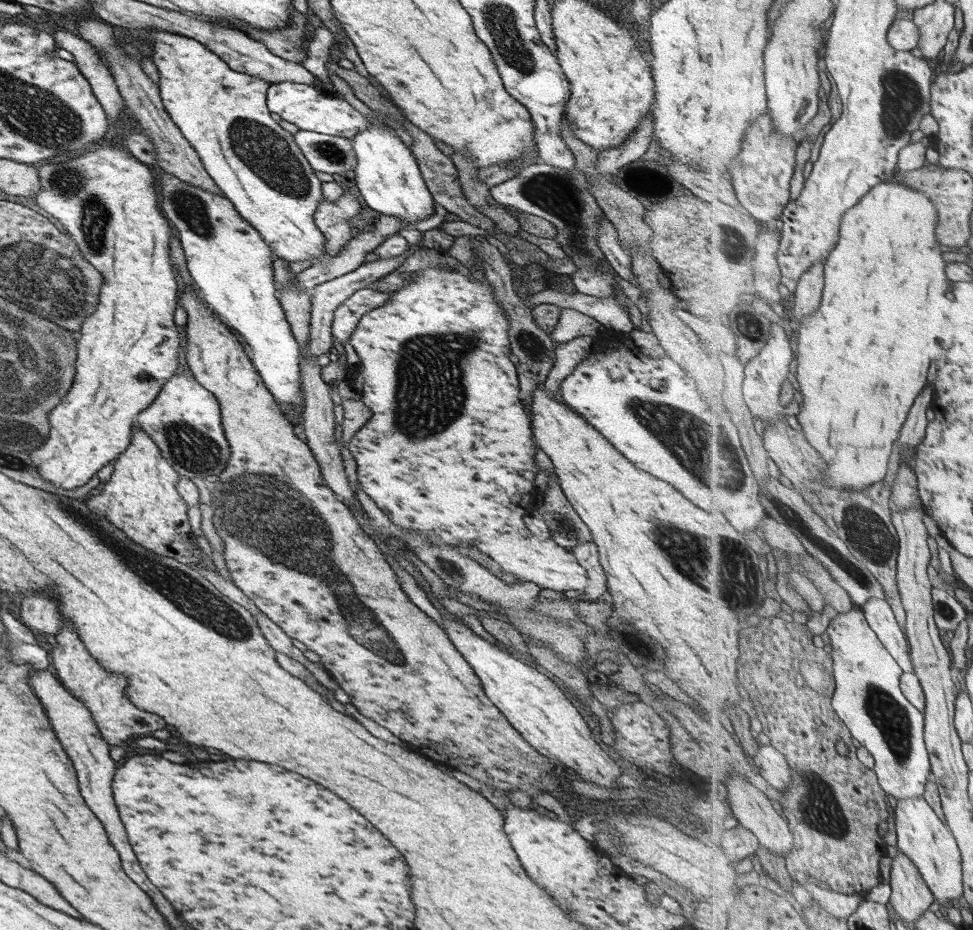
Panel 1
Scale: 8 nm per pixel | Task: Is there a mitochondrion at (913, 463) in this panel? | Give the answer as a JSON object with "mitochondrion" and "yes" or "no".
{"mitochondrion":"no"}

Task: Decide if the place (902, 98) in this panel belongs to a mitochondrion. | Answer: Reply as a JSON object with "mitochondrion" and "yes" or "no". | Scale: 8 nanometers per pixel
{"mitochondrion":"yes"}

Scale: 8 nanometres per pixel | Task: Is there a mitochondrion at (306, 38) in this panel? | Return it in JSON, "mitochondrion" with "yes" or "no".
{"mitochondrion":"no"}

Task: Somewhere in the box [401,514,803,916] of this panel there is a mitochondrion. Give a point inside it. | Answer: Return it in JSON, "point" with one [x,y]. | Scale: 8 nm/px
{"point":[690,555]}

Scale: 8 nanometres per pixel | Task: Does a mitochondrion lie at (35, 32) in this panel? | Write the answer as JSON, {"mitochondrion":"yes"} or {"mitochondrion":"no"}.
{"mitochondrion":"no"}

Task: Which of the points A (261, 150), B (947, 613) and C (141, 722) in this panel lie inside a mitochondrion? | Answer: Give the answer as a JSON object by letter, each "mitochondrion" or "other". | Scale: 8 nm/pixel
{"A":"mitochondrion","B":"mitochondrion","C":"other"}

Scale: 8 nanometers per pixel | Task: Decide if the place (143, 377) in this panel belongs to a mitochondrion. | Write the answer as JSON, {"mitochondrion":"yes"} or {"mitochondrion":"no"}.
{"mitochondrion":"yes"}

